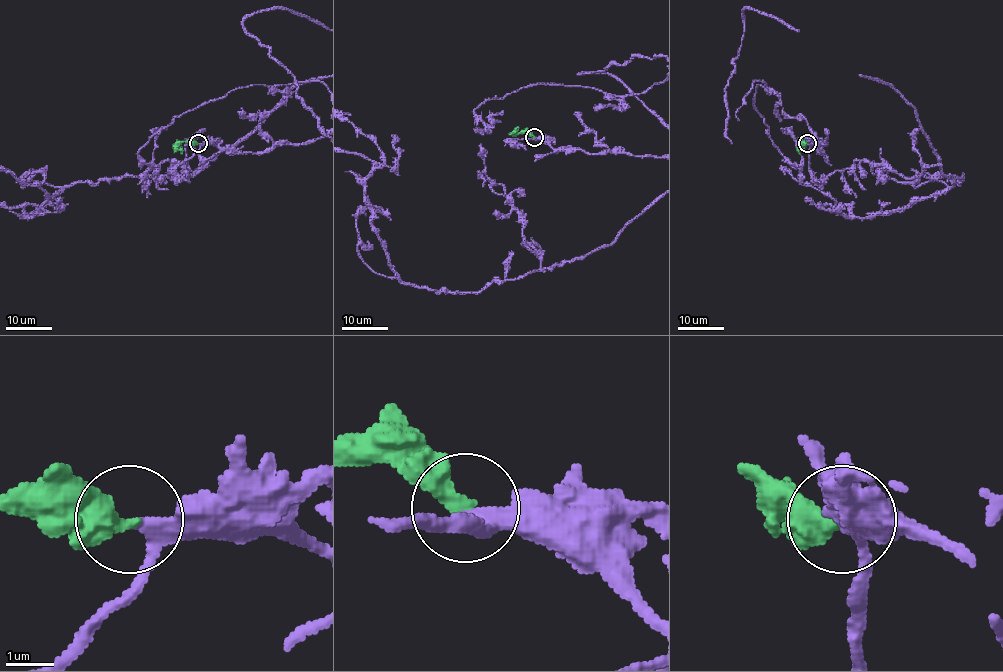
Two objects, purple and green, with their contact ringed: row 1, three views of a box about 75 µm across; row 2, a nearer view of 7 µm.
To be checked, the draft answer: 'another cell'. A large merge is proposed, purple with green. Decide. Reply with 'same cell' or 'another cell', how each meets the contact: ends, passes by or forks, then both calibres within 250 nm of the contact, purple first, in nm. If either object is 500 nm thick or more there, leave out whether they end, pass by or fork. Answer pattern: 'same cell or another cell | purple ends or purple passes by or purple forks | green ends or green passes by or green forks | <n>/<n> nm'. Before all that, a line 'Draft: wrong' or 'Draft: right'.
Draft: wrong
same cell | purple passes by | green ends | 260/420 nm

